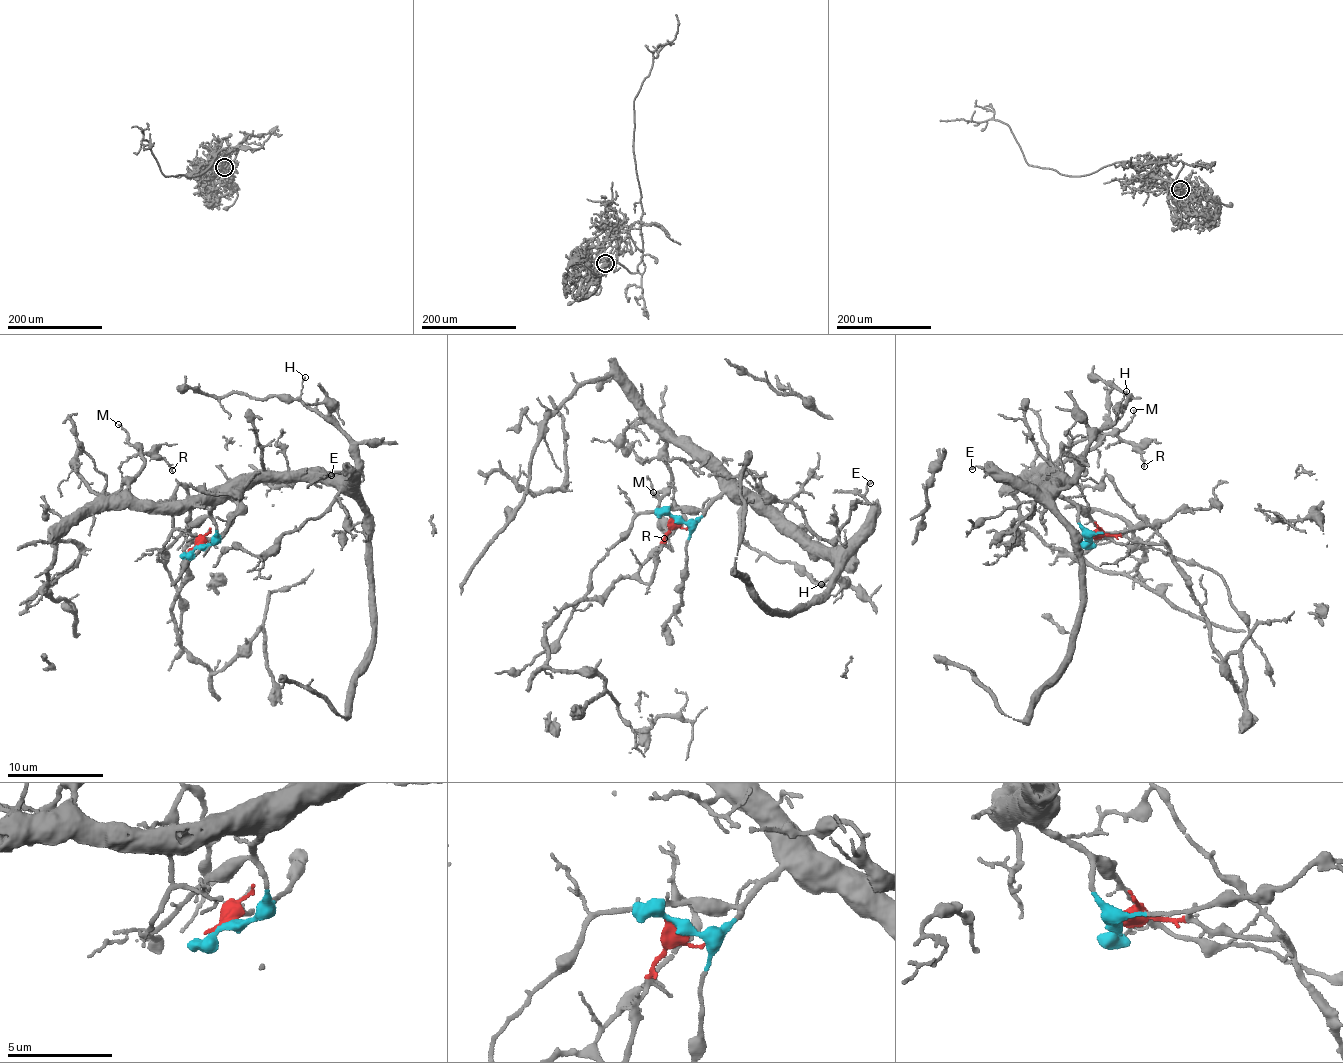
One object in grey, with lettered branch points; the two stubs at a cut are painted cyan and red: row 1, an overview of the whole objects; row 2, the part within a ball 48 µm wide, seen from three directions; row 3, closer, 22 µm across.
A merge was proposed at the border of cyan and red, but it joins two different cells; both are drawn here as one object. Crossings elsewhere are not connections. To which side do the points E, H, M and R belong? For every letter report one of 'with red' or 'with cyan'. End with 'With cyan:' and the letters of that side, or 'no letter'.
E: with cyan
H: with cyan
M: with cyan
R: with cyan
With cyan: E, H, M, R

